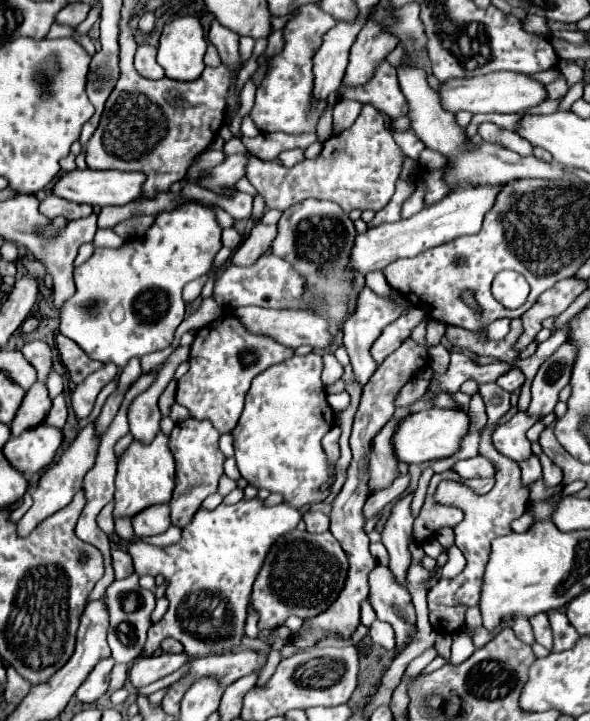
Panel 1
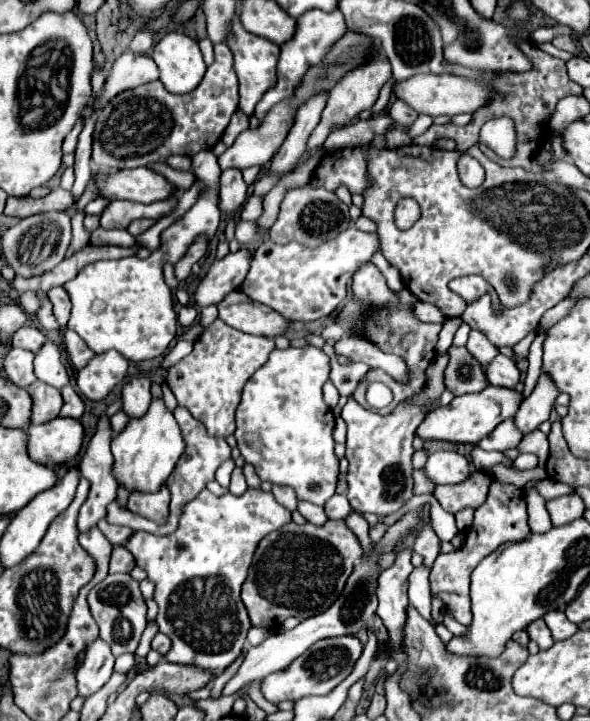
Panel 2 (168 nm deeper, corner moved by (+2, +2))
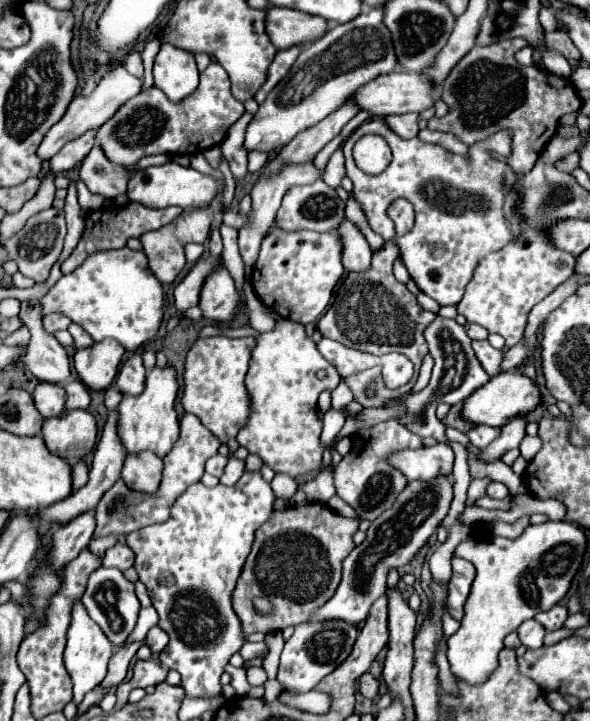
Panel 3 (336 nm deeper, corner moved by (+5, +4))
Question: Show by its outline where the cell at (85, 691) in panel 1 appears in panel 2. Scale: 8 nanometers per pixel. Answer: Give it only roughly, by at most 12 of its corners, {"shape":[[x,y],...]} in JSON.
{"shape":[[102,639],[86,647],[76,671],[78,693],[88,697],[108,683],[114,655]]}

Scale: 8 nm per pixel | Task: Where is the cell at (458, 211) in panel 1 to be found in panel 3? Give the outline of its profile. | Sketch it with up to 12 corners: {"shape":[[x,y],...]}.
{"shape":[[273,227],[253,269],[261,303],[313,323],[343,275],[335,233]]}

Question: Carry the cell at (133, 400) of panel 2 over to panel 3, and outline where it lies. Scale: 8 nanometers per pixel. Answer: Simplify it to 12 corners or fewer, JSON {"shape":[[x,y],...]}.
{"shape":[[133,355],[121,365],[115,385],[123,395],[139,395],[147,371]]}

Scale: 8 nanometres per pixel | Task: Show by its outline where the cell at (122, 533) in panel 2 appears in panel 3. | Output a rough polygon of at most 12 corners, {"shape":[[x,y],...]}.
{"shape":[[115,535],[91,539],[89,551],[103,557],[117,543]]}

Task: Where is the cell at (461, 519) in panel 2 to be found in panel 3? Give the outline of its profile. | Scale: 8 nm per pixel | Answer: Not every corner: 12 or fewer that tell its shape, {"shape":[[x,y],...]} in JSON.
{"shape":[[473,479],[471,481],[467,507],[471,507],[475,499],[485,495],[491,479]]}

